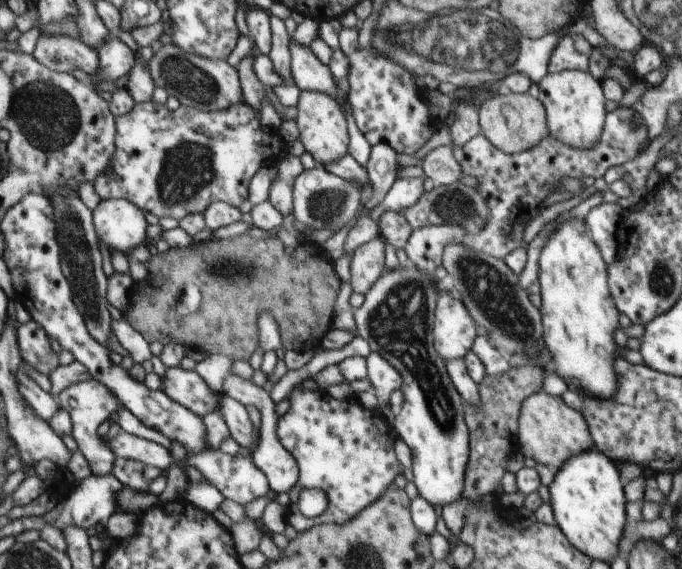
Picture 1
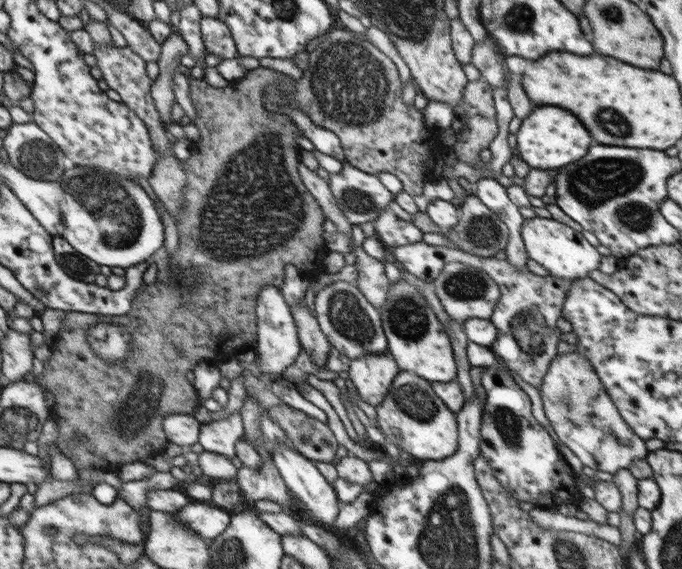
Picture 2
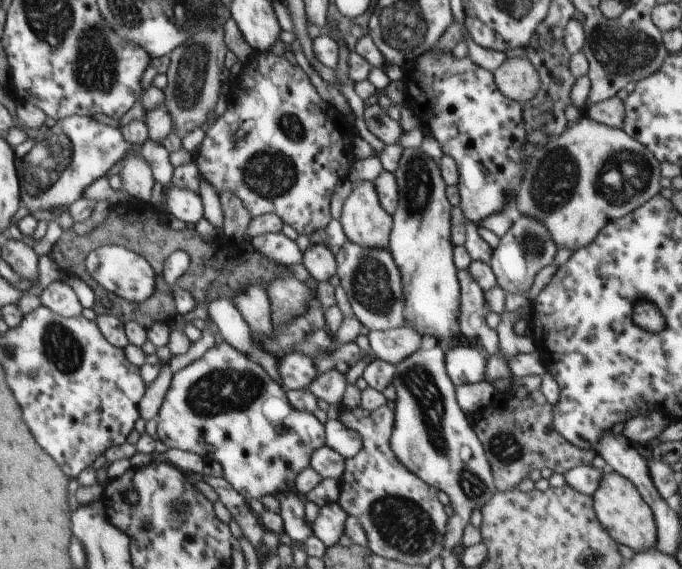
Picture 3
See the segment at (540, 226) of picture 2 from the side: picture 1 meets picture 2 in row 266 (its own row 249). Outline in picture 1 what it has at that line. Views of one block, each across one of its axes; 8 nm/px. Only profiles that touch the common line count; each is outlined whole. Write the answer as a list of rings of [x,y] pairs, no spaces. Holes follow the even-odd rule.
[[[583,221],[562,224],[542,250],[538,264],[543,340],[552,354],[545,370],[556,372],[580,394],[610,401],[619,387],[614,363],[623,350],[616,344],[614,332],[619,329],[621,312],[610,294],[607,264]]]

